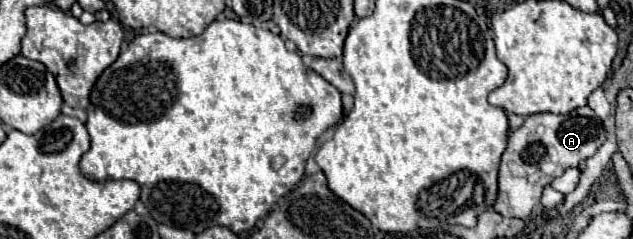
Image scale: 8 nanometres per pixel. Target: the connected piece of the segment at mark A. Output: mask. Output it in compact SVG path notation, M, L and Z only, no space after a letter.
M588 106L576 108L572 114L542 112L526 116L524 124L508 136L508 146L500 162L500 188L494 210L508 218L528 218L538 206L542 190L566 168L580 166L580 162L594 156L604 136L602 120Z

